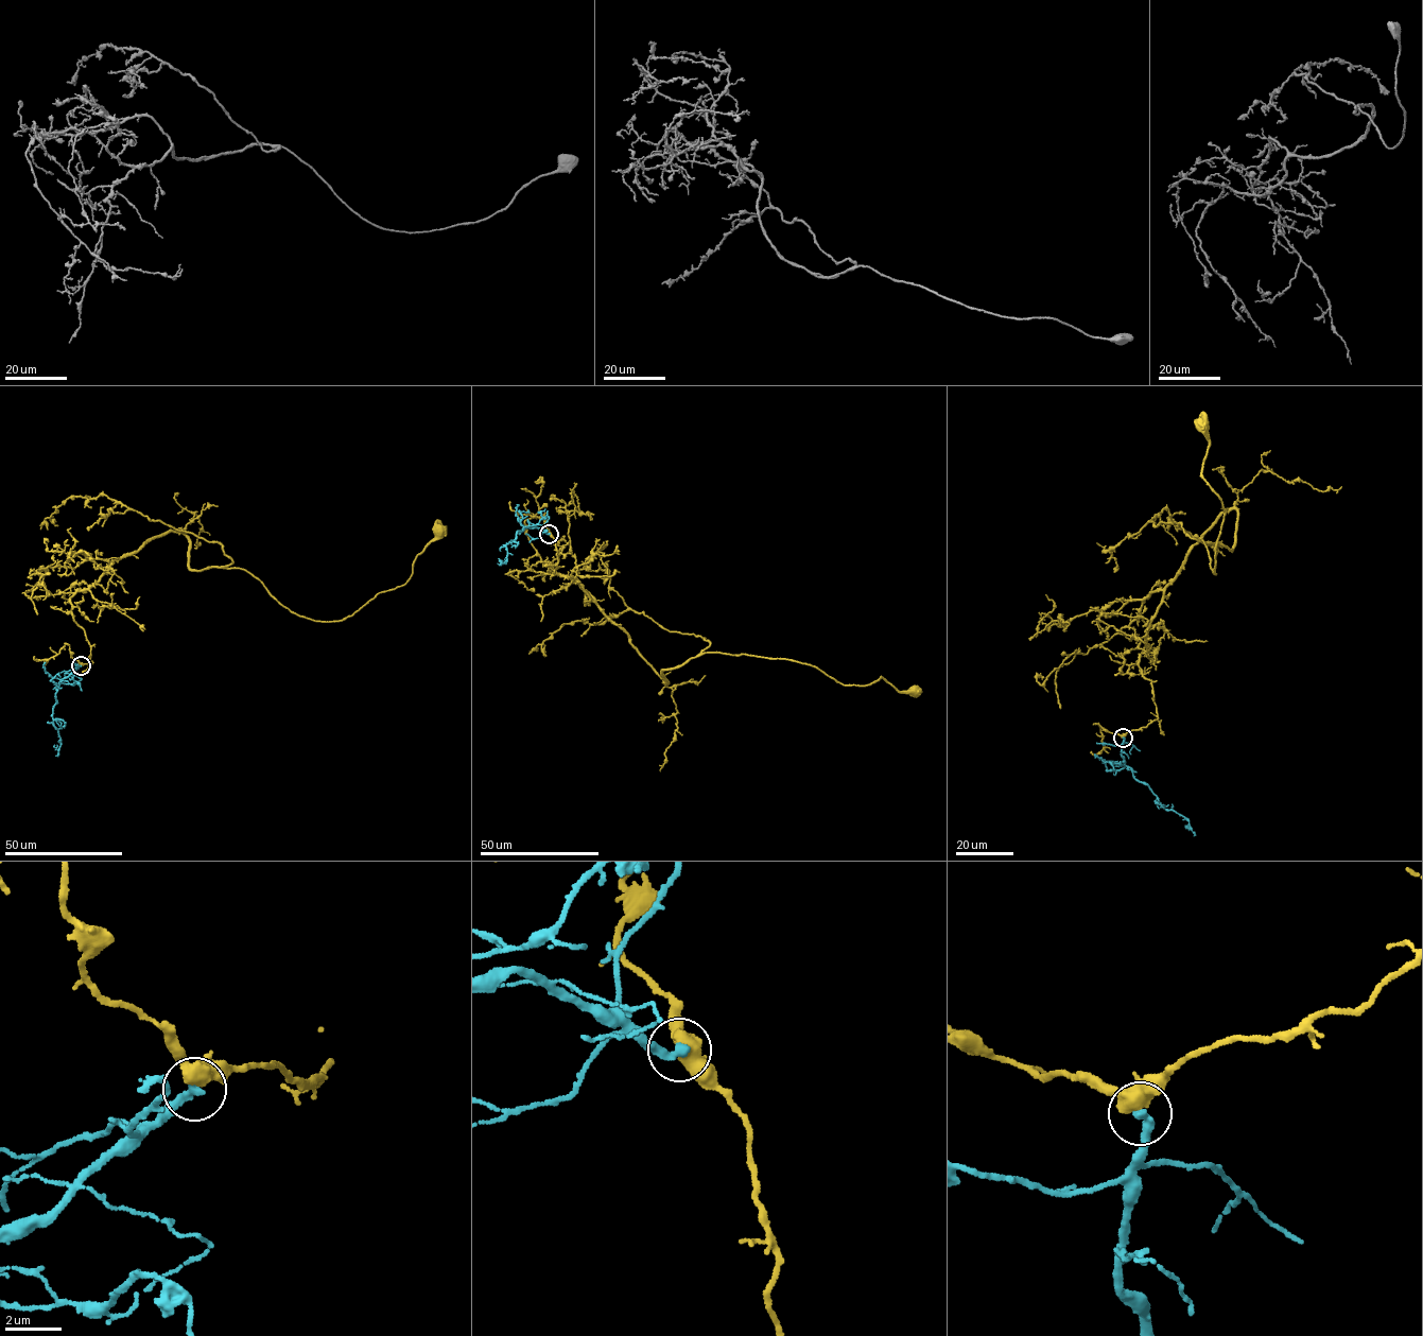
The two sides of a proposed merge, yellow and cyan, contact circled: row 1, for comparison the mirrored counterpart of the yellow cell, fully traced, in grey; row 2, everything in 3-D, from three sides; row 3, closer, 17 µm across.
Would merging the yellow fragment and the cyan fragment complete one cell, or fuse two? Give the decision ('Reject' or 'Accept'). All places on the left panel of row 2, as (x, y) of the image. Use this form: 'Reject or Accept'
Reject

